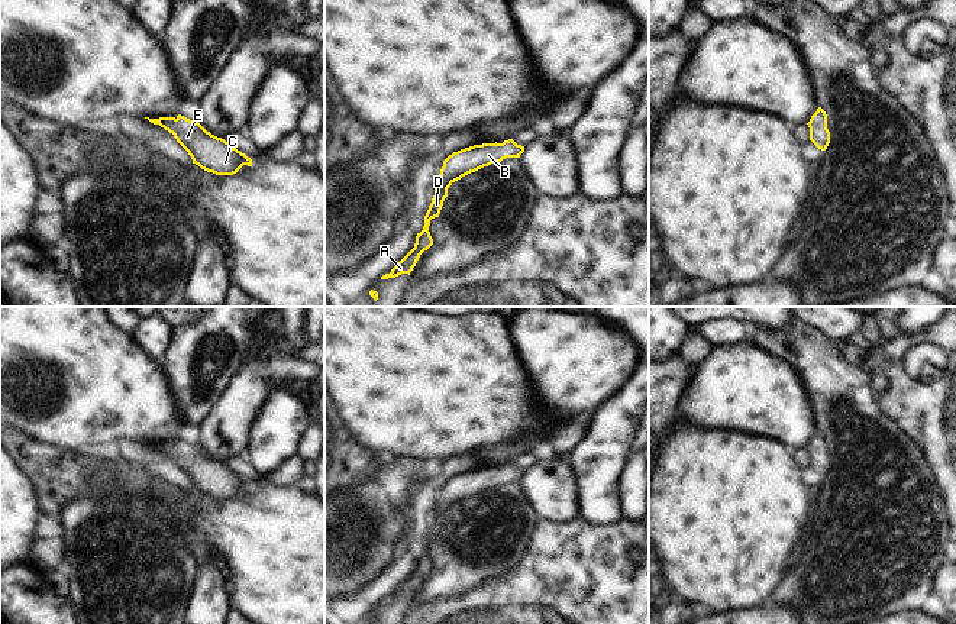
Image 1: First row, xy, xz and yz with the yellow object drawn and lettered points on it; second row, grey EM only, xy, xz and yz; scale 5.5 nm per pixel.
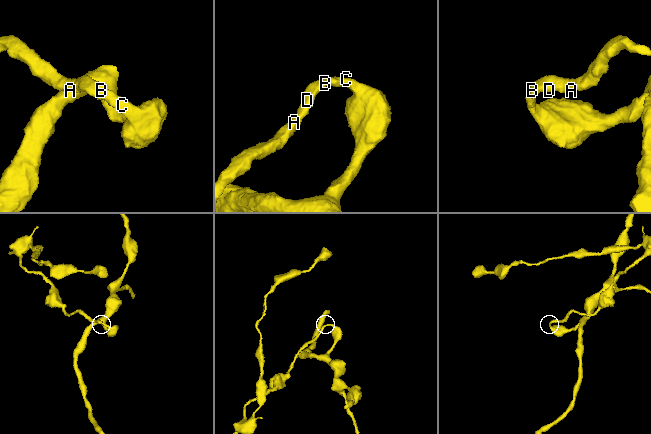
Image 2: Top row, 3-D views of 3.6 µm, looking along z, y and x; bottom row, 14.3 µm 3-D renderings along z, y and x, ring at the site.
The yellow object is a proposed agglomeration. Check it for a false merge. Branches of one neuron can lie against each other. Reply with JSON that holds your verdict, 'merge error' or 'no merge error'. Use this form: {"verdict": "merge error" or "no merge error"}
{"verdict": "no merge error"}

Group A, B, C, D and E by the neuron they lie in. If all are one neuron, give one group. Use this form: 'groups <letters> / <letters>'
groups A B C D E

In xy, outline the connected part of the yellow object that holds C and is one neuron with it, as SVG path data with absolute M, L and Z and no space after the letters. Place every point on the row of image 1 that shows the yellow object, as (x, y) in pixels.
M181 114L177 117L148 119L174 135L188 152L193 164L216 175L233 175L243 165L252 166L252 159L233 148L229 142L207 132L197 120Z

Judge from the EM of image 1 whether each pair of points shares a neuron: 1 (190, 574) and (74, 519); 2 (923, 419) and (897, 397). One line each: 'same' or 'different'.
1: same
2: same

